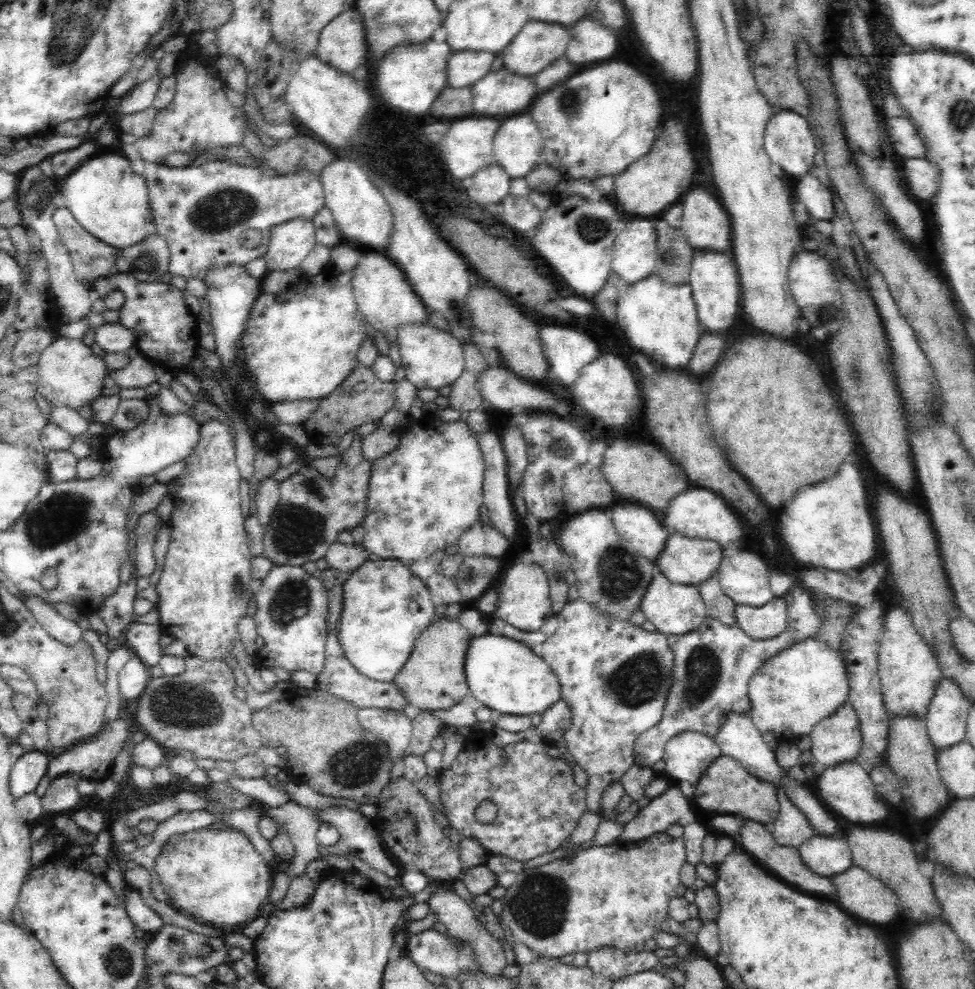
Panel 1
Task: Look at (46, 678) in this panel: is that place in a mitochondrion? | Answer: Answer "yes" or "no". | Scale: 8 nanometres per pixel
no

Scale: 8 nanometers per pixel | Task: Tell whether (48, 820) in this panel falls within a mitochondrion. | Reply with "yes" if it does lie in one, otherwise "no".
no

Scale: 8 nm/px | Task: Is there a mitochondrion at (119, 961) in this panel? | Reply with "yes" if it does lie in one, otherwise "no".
yes

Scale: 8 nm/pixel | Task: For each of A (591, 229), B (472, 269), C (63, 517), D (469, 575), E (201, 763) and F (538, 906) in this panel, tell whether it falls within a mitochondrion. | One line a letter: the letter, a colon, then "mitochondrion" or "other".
A: mitochondrion
B: other
C: mitochondrion
D: mitochondrion
E: other
F: mitochondrion

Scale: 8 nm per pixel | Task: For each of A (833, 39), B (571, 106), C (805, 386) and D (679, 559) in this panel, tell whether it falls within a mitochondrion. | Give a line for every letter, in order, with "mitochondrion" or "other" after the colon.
A: other
B: mitochondrion
C: other
D: other

